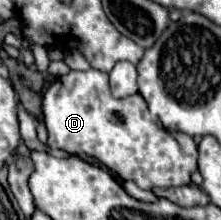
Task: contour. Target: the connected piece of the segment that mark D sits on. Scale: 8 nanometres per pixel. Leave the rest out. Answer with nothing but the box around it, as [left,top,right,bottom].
[43,69,197,189]

